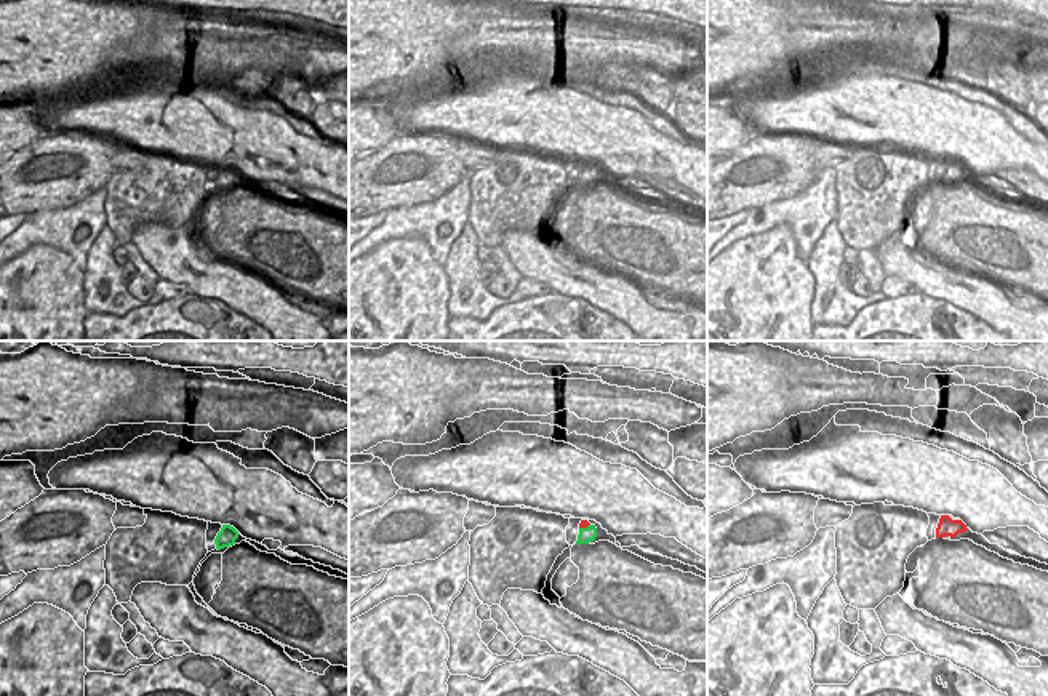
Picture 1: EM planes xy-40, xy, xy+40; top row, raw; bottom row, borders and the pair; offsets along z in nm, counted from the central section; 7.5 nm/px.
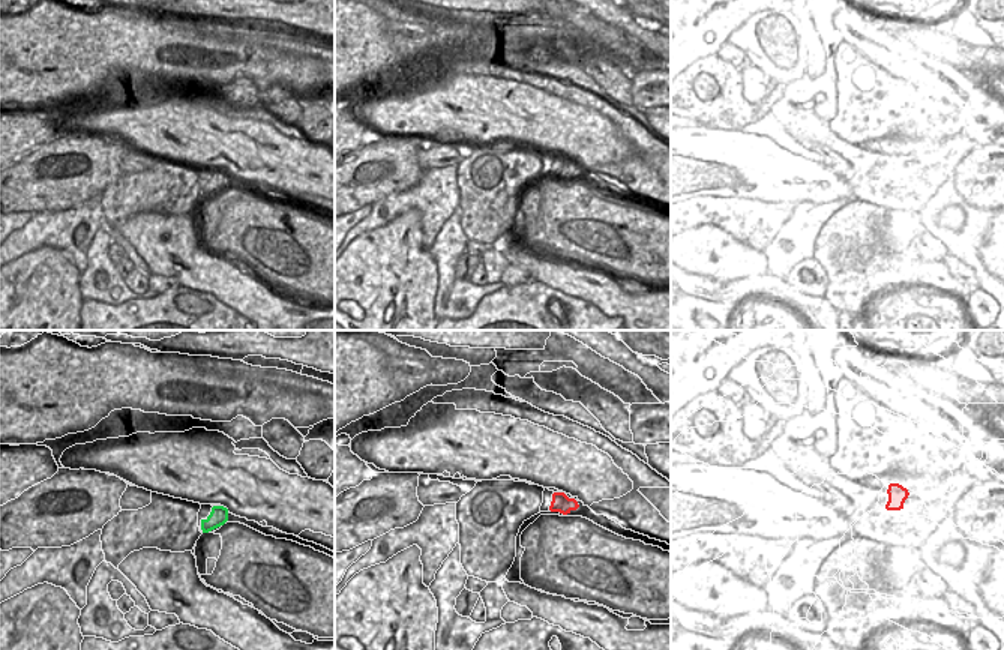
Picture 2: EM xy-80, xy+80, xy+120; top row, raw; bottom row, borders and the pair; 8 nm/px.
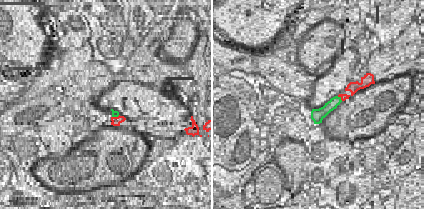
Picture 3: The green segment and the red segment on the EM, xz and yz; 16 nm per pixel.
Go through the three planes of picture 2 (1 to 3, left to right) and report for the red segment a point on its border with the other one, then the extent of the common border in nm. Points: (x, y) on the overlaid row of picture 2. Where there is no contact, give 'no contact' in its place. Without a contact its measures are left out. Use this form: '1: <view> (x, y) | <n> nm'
1: no contact
2: no contact
3: no contact

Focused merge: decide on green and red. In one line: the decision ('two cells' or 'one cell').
one cell

